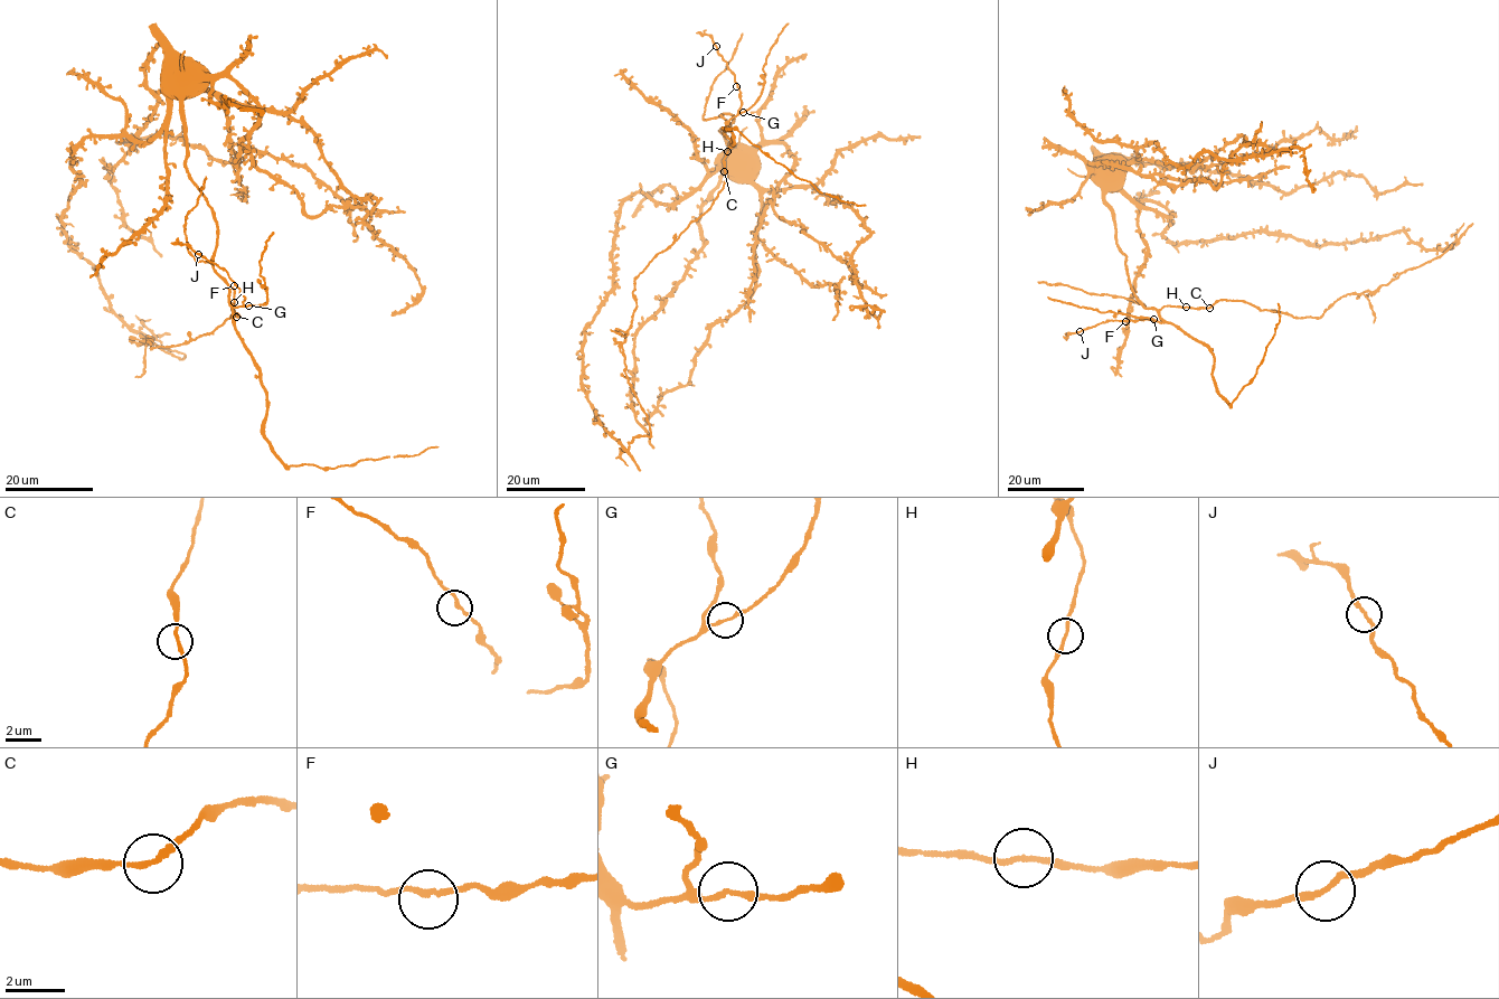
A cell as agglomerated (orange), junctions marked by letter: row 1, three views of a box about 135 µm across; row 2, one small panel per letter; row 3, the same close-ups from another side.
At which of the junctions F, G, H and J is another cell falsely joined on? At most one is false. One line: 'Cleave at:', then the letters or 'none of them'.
Cleave at: none of them

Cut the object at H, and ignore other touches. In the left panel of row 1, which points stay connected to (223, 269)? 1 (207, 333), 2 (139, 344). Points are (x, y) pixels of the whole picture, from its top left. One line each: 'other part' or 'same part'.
1: other part
2: other part

